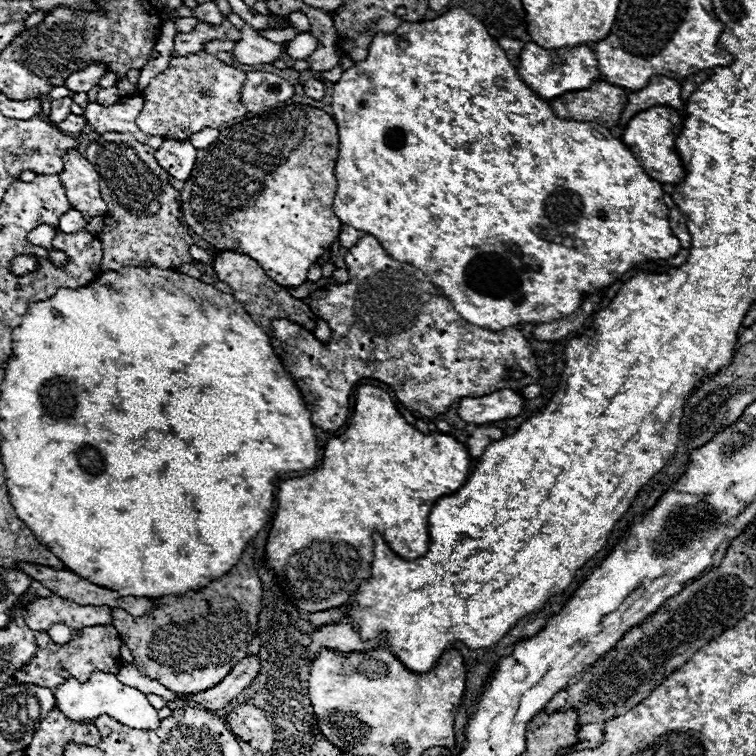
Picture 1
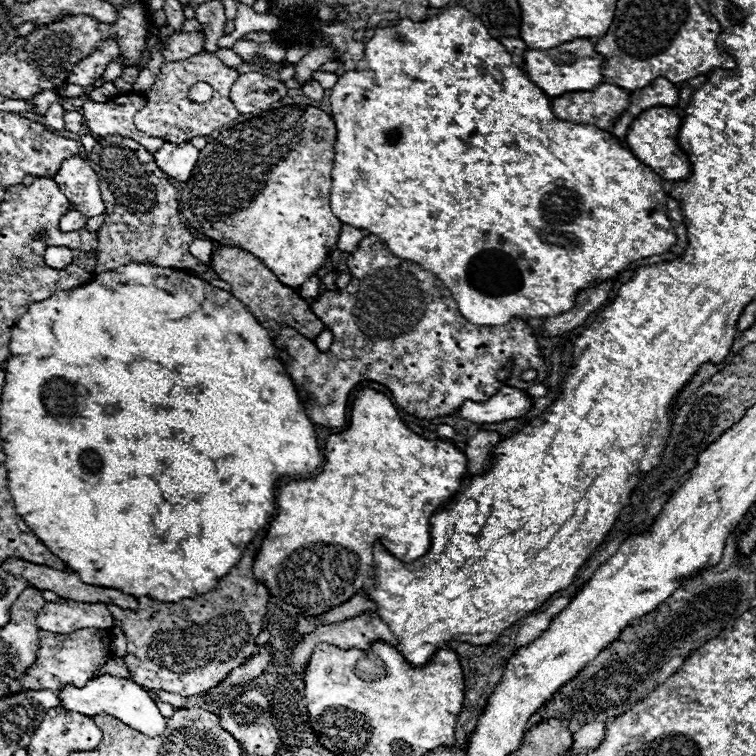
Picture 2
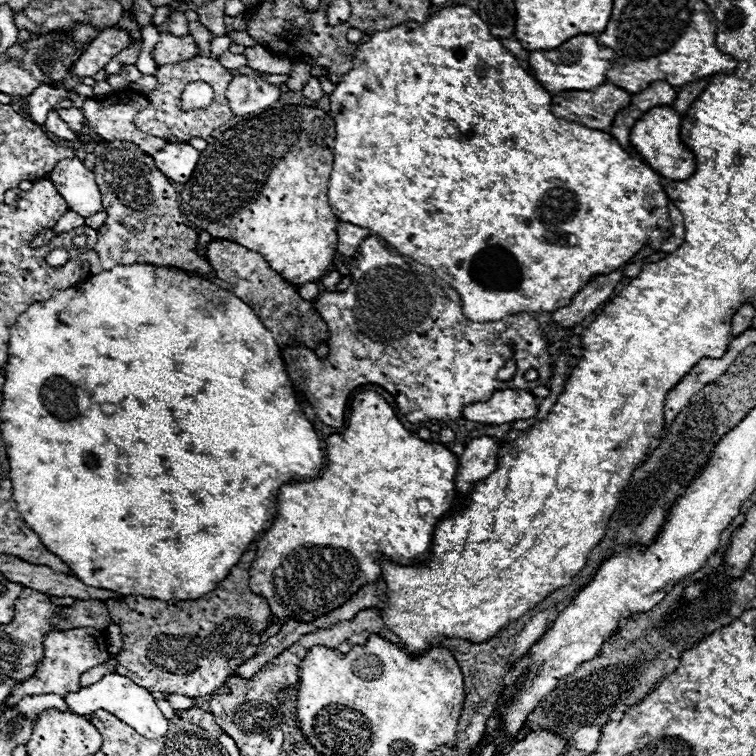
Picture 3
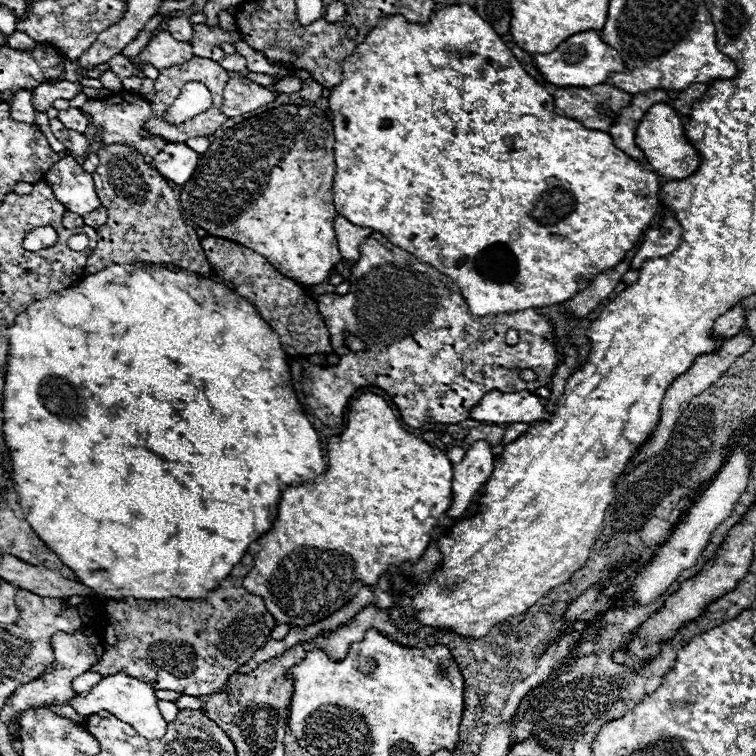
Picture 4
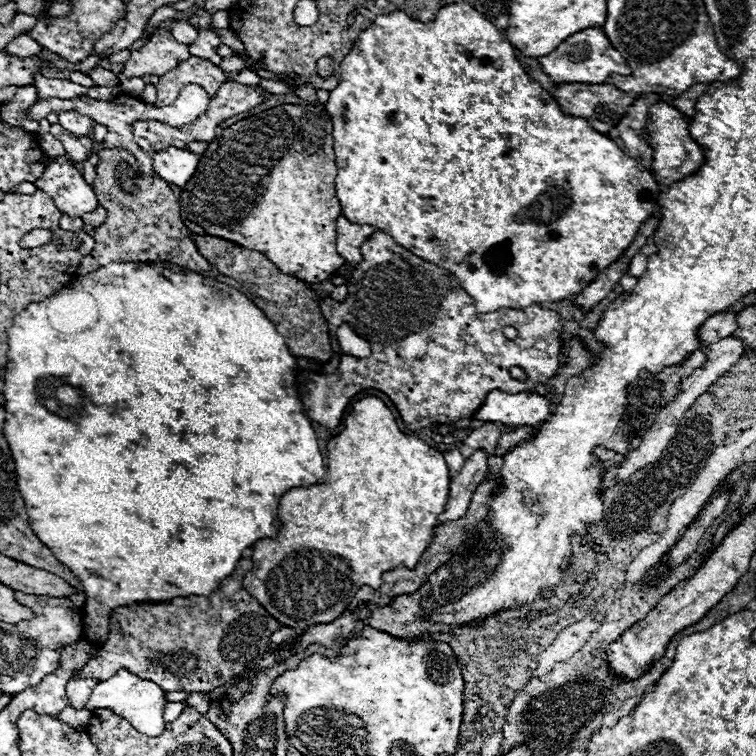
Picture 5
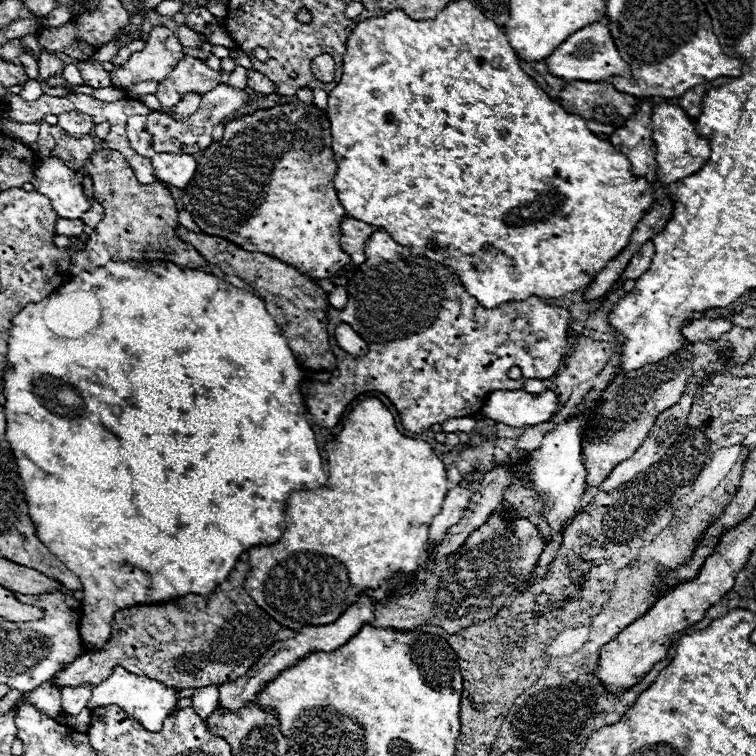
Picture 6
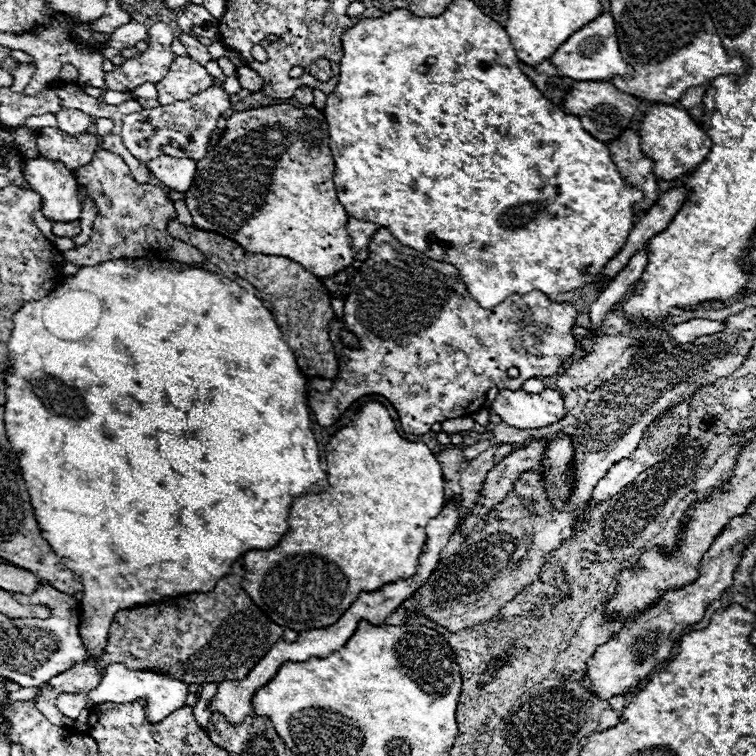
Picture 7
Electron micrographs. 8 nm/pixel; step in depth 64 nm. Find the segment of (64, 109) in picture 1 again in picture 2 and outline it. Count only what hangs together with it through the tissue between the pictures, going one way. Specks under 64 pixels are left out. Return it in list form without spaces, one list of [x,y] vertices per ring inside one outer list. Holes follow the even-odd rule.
[[[58,100],[46,112],[44,124],[48,124],[48,128],[52,128],[52,132],[64,132],[64,118],[62,116],[64,116],[64,108],[62,108],[62,100]]]

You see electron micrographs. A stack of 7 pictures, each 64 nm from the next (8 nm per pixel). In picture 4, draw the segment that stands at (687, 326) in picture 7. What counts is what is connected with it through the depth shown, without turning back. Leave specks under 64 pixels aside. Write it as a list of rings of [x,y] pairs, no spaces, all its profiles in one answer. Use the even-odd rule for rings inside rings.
[[[736,306],[736,308],[728,310],[724,316],[716,318],[714,328],[712,328],[716,338],[730,338],[742,330],[744,330],[744,308],[740,308],[740,306]]]

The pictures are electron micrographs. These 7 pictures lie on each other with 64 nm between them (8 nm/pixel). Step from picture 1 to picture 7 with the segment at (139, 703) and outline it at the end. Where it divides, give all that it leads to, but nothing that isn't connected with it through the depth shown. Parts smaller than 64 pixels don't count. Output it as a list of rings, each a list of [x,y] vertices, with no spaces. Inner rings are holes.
[[[110,664],[110,668],[104,670],[104,680],[88,694],[90,704],[102,704],[102,702],[114,702],[114,704],[128,704],[138,698],[146,698],[146,716],[150,722],[160,722],[164,716],[172,714],[174,710],[180,710],[186,706],[188,696],[188,684],[182,680],[176,680],[174,676],[152,672],[152,670],[130,670],[124,664]]]

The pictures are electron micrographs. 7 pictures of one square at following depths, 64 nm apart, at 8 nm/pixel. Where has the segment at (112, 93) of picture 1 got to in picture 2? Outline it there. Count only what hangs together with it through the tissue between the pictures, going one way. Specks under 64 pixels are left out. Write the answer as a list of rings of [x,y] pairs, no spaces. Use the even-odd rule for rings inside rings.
[[[106,82],[106,84],[98,86],[98,88],[94,88],[94,90],[90,92],[90,98],[92,98],[92,100],[98,100],[98,102],[108,102],[108,100],[114,98],[116,94],[118,94],[118,90],[114,88],[114,84],[112,84],[112,82]]]

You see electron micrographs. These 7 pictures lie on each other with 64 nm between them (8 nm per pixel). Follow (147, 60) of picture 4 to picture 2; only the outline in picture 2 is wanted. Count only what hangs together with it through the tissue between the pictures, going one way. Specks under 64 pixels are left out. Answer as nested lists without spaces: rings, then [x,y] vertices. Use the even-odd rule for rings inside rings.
[[[186,32],[186,34],[172,34],[164,42],[164,60],[184,60],[184,56],[194,56],[204,48],[204,34],[198,32]]]

